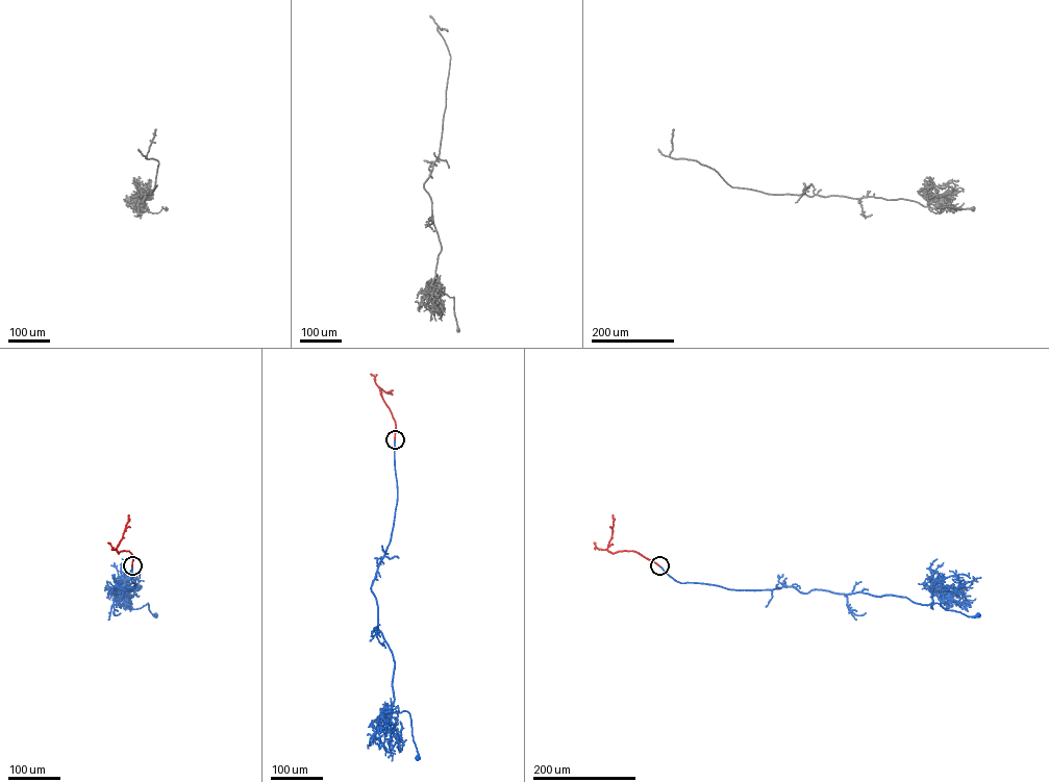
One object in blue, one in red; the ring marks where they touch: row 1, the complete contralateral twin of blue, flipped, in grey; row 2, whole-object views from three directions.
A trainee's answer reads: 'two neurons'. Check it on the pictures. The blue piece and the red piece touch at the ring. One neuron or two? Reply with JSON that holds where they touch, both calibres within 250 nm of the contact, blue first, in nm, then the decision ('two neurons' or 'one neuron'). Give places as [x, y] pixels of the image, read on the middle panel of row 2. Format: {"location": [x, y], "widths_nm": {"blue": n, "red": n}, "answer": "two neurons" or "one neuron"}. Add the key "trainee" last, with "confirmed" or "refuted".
{"location": [395, 439], "widths_nm": {"blue": 650, "red": 750}, "answer": "one neuron", "trainee": "refuted"}

